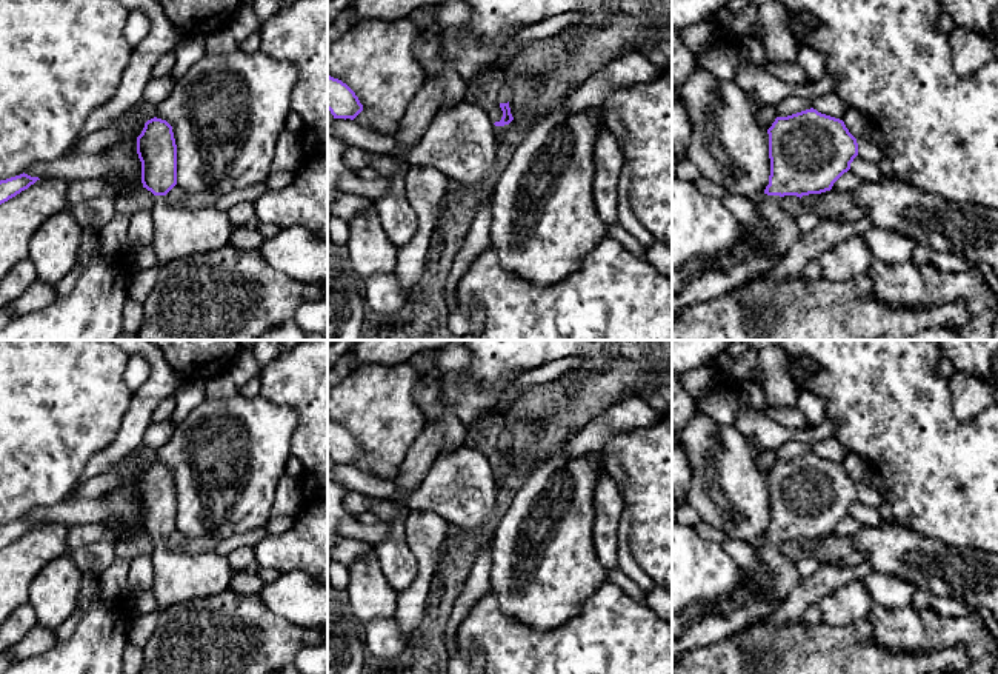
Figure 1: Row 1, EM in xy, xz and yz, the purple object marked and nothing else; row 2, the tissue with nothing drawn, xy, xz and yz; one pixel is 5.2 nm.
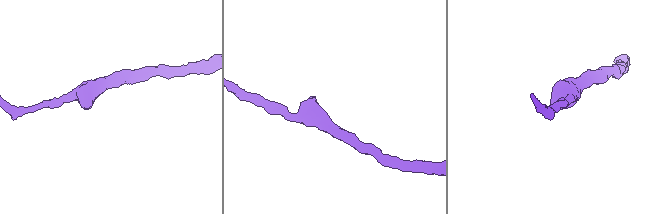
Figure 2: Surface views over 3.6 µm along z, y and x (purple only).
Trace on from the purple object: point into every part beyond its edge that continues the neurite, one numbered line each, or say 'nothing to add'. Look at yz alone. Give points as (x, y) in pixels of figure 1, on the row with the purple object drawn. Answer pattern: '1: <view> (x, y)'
1: yz (783, 230)

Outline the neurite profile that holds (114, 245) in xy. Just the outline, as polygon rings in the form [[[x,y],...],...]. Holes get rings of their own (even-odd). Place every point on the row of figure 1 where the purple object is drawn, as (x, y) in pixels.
[[[115,212],[114,217],[98,231],[100,252],[111,262],[125,260],[131,254],[128,226],[131,217]]]

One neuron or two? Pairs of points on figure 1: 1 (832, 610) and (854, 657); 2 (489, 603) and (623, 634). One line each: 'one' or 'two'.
1: two
2: one

